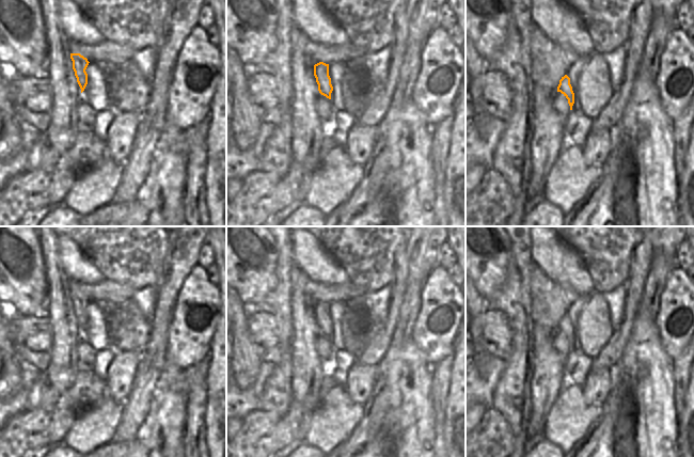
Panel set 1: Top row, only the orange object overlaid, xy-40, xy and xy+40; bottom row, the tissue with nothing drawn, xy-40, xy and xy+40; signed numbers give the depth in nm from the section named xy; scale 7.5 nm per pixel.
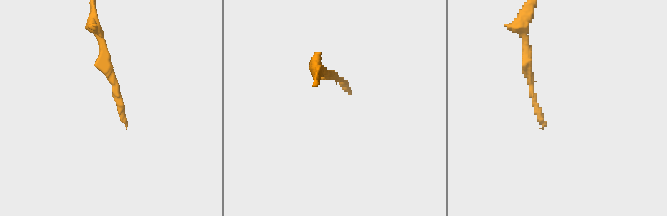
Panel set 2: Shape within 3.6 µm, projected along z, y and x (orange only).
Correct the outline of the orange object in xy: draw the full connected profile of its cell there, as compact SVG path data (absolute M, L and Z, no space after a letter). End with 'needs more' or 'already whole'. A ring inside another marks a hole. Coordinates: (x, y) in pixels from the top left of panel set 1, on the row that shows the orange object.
M319 62L314 65L314 76L318 84L318 91L320 95L316 99L316 112L320 120L328 122L332 114L333 108L331 107L331 93L333 86L331 84L331 78L329 76L329 64Z; needs more

